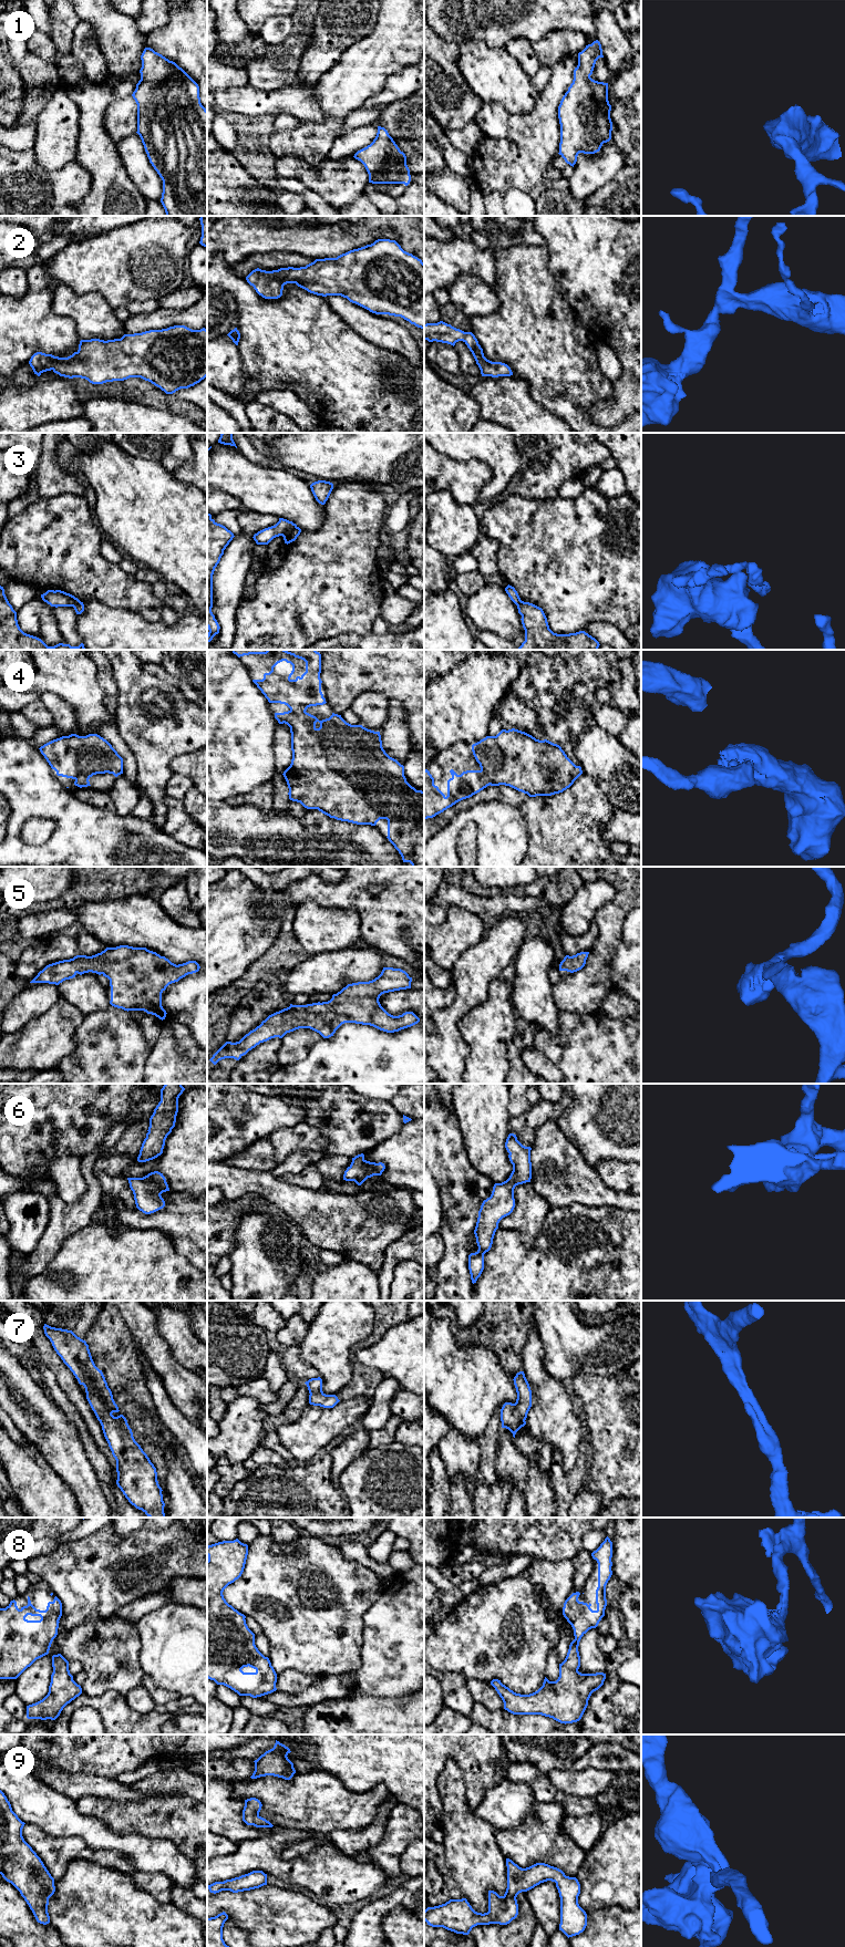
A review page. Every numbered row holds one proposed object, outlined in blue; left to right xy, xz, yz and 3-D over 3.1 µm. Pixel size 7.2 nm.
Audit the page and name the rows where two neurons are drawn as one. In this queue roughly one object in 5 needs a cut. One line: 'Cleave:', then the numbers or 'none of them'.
Cleave: 3

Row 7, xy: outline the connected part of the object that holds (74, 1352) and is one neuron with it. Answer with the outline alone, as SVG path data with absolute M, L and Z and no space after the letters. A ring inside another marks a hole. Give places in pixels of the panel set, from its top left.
M47 1324L43 1329L56 1354L85 1388L86 1399L116 1460L117 1487L128 1502L148 1518L165 1518L156 1468L135 1441L126 1418L112 1415L120 1410L102 1370L92 1359L89 1345L72 1330Z

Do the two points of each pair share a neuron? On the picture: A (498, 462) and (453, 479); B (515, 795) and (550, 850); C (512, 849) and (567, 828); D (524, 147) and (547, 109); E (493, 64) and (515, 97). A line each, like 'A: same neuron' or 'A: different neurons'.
A: different neurons
B: different neurons
C: different neurons
D: same neuron
E: same neuron

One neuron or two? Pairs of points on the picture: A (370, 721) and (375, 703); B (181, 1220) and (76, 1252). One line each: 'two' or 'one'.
A: one
B: two

